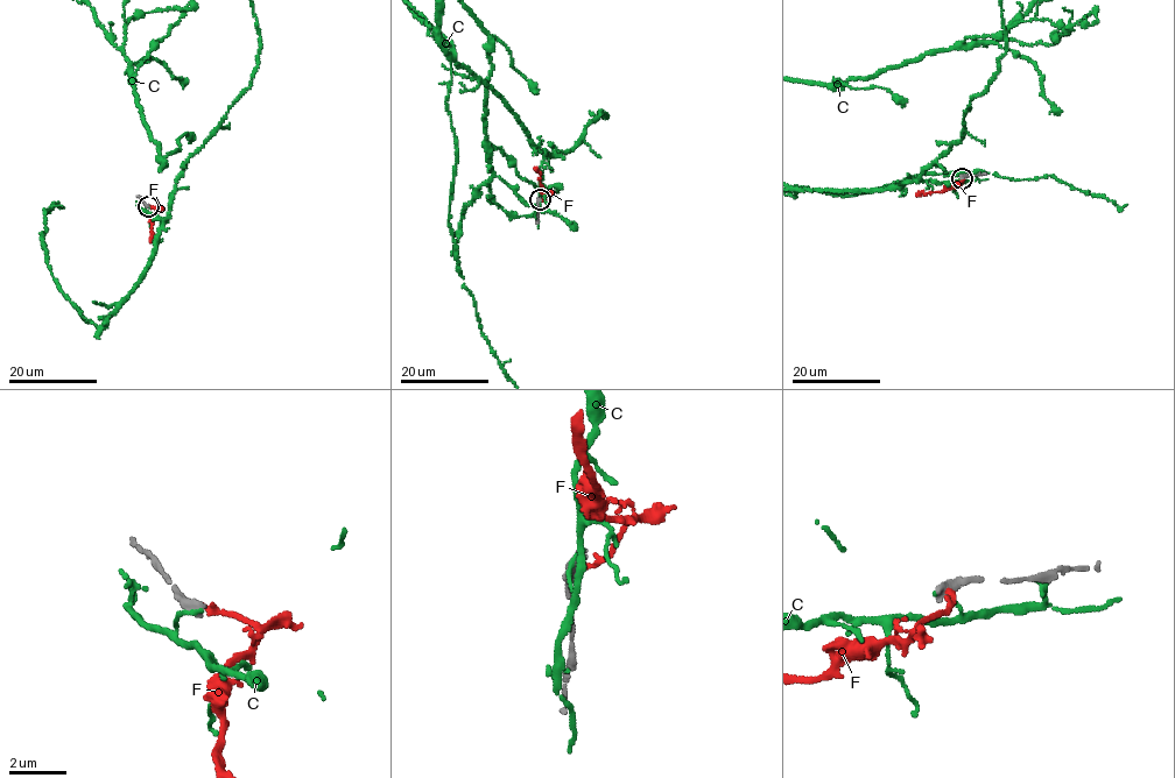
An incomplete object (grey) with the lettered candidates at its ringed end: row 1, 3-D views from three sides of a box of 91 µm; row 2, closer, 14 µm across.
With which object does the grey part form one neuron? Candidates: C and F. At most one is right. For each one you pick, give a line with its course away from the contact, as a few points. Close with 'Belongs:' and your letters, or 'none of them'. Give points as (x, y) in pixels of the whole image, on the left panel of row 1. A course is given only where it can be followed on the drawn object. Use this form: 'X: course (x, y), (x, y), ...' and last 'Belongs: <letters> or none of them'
F: course (147, 206), (156, 210), (152, 217), (153, 242)
Belongs: F

